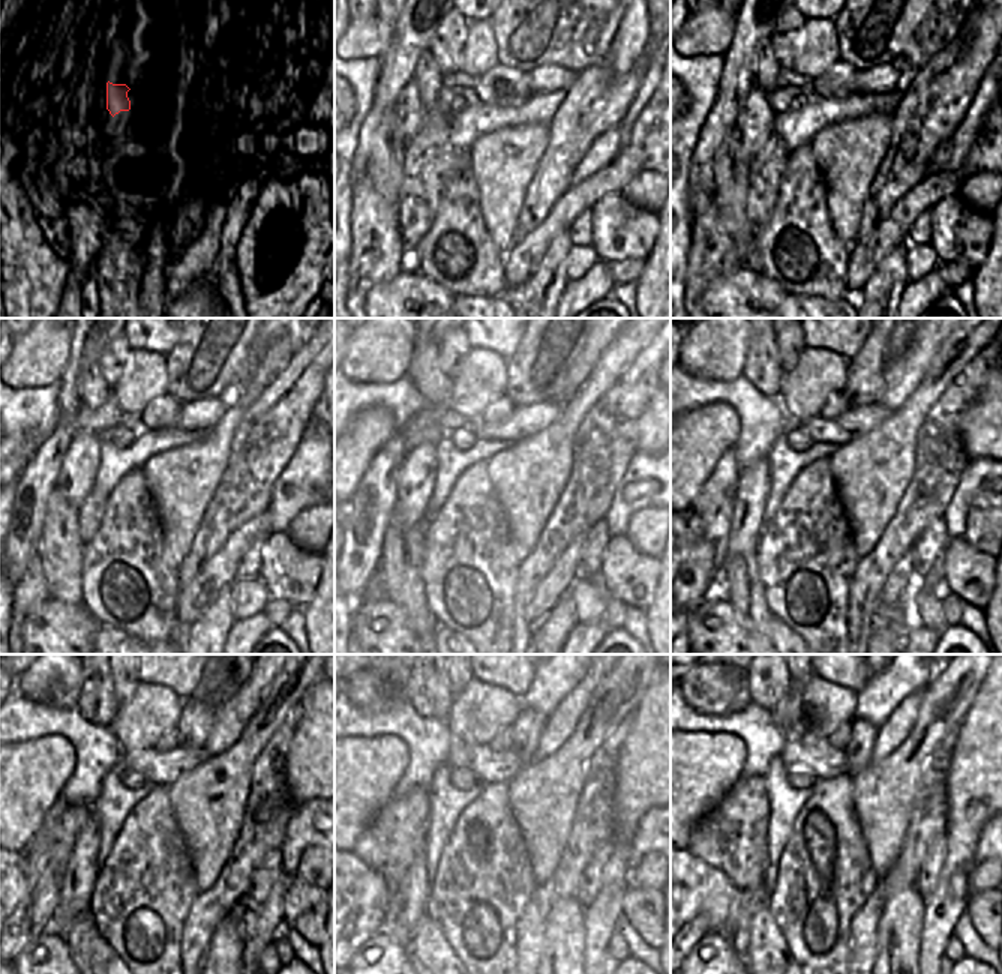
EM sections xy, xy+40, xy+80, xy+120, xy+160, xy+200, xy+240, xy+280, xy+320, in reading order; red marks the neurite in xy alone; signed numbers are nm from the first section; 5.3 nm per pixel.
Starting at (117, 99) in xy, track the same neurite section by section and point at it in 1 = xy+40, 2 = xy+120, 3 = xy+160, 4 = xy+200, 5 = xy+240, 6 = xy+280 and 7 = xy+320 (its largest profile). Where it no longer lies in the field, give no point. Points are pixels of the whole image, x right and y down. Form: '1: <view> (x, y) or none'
1: xy+40 (450, 101)
2: xy+120 (122, 437)
3: xy+160 (462, 438)
4: xy+200 (798, 440)
5: xy+240 (131, 779)
6: xy+280 (462, 779)
7: xy+320 (797, 779)

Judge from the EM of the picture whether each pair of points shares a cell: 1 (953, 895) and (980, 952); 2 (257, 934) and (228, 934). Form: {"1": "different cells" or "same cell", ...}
{"1": "different cells", "2": "different cells"}

